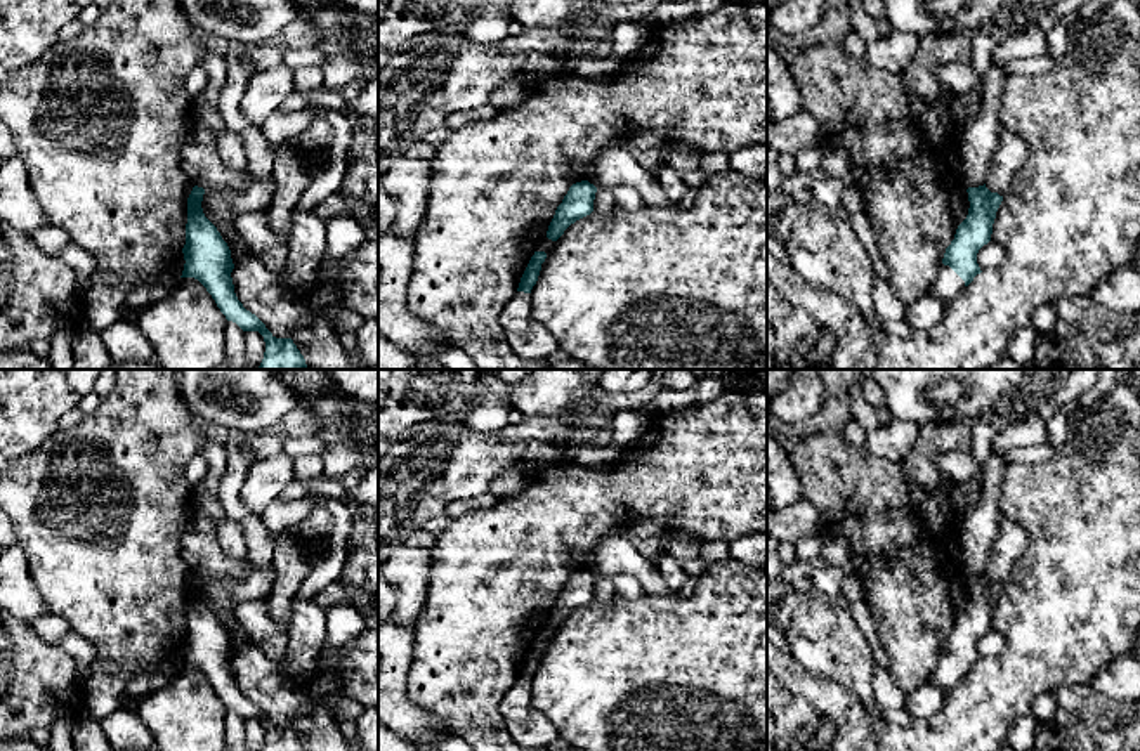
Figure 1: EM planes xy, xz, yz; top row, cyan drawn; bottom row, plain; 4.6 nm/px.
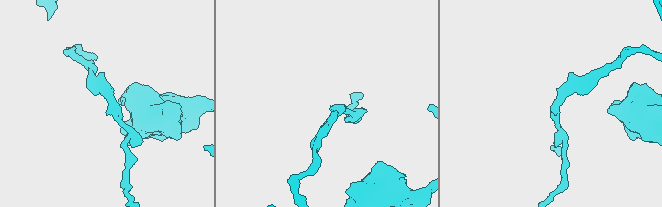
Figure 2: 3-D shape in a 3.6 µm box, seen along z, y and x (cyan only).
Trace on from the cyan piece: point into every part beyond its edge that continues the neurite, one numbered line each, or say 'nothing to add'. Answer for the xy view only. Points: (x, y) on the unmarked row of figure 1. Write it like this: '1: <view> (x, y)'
nothing to add

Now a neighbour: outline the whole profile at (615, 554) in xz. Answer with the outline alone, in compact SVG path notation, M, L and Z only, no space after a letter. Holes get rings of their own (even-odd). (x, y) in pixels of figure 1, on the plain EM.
M628 527L611 529L586 558L585 569L604 578L632 574L649 595L672 593L658 567L632 545Z

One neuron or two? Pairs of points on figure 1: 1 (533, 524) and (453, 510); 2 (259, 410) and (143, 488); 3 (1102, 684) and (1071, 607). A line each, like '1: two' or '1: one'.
1: two
2: two
3: two

